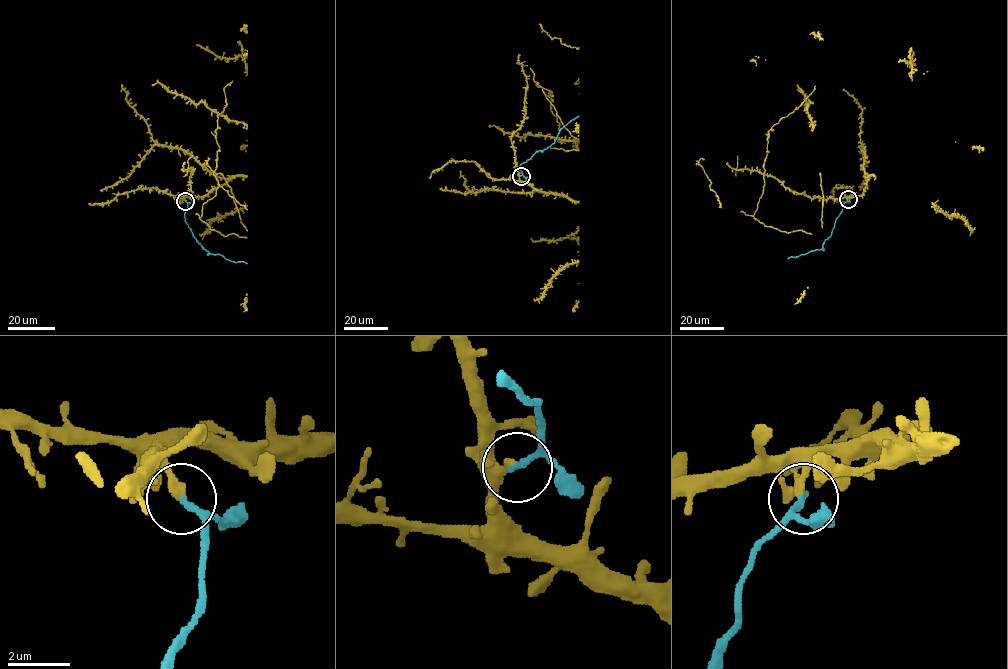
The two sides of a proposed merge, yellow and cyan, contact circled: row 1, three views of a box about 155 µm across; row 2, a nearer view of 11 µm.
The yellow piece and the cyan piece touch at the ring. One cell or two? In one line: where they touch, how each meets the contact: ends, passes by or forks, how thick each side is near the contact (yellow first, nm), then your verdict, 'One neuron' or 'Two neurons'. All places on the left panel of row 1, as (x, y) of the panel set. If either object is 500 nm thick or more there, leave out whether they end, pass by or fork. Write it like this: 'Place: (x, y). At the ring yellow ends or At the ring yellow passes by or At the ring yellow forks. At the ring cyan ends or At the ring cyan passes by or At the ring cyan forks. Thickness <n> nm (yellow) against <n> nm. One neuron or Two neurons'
Place: (185, 201). At the ring yellow ends. At the ring cyan ends. Thickness 240 nm (yellow) against 240 nm. Two neurons

